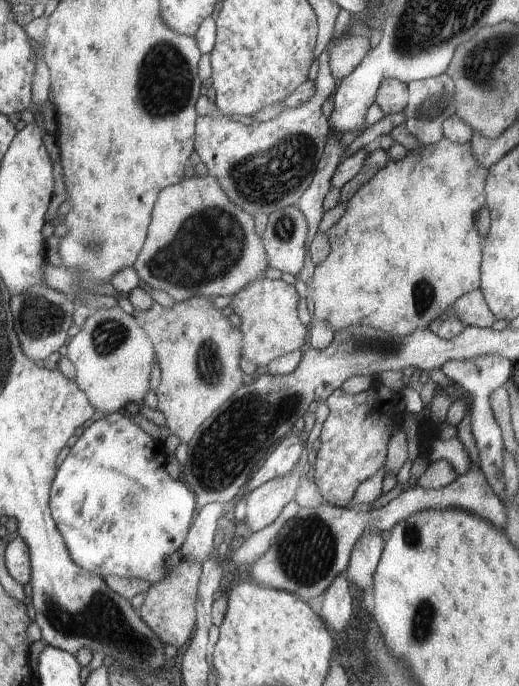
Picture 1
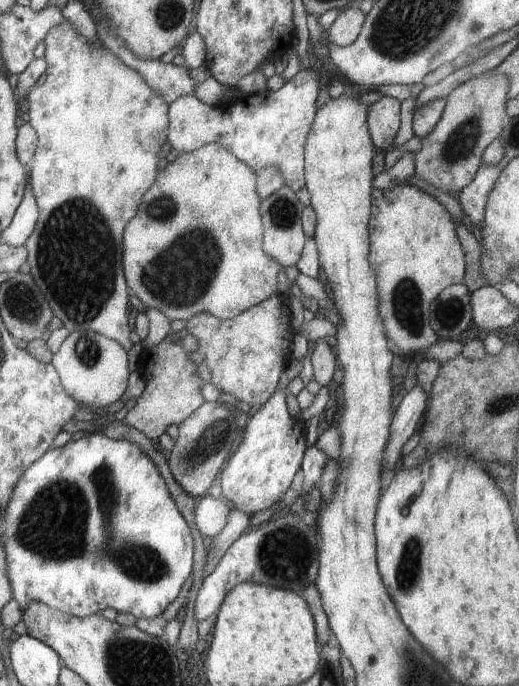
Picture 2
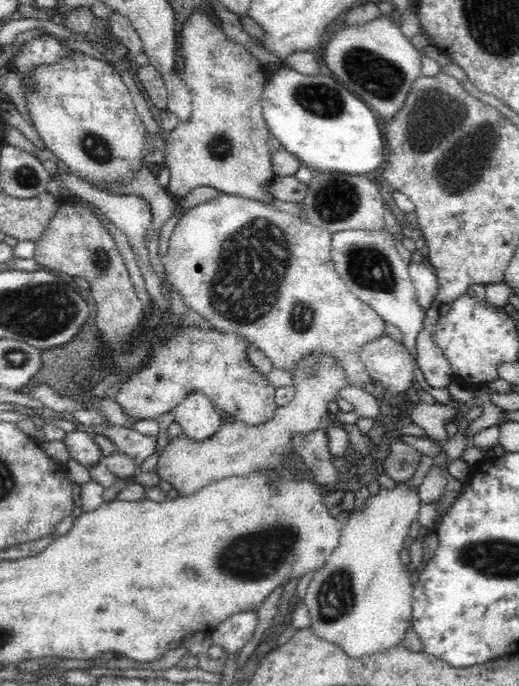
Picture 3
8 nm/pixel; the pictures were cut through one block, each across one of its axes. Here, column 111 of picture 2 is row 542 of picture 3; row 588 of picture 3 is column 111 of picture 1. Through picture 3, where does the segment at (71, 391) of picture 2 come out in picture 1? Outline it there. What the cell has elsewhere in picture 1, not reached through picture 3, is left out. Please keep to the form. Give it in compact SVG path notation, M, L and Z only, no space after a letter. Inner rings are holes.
M119 306L91 311L80 326L79 332L73 338L68 339L65 346L67 347L65 357L75 368L74 382L81 393L85 394L87 401L95 408L95 411L101 411L103 414L113 413L120 411L127 402L142 405L143 396L150 388L148 386L149 372L153 366L154 350L147 334L135 322L134 316L127 315Z

